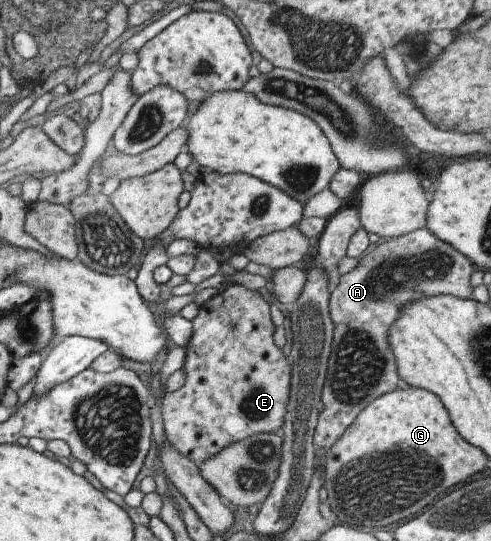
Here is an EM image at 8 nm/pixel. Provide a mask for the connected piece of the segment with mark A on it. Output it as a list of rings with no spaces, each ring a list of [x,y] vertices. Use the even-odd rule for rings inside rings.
[[[424,227],[379,241],[372,251],[359,257],[356,267],[339,277],[327,303],[333,337],[320,391],[322,411],[312,433],[314,450],[327,452],[363,407],[402,385],[388,345],[388,329],[398,319],[400,305],[432,295],[471,299],[469,275],[473,268],[466,256]]]

